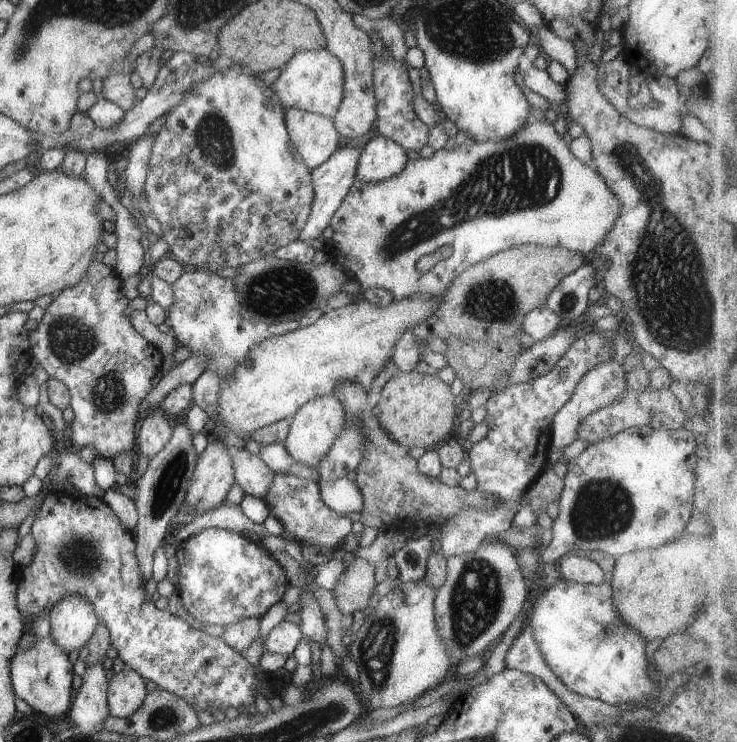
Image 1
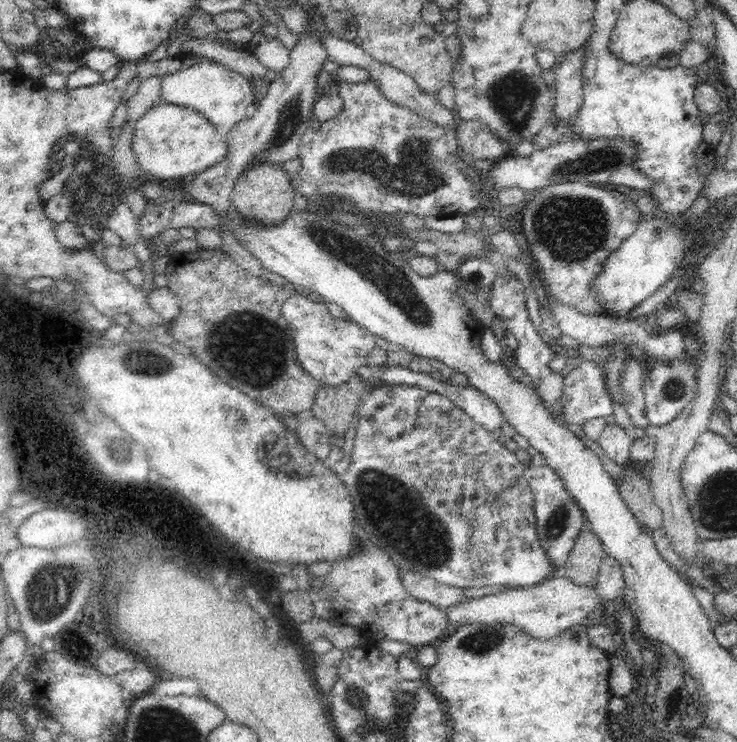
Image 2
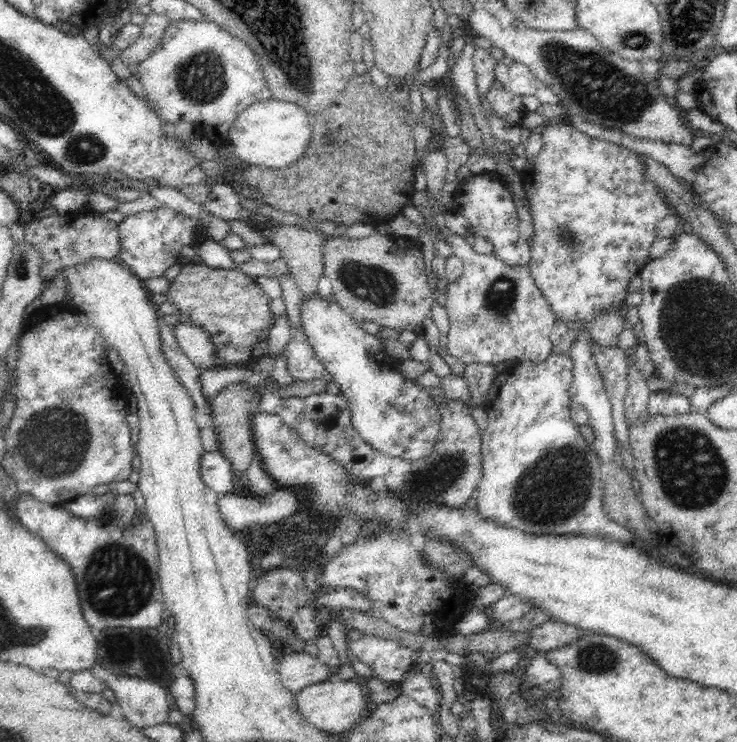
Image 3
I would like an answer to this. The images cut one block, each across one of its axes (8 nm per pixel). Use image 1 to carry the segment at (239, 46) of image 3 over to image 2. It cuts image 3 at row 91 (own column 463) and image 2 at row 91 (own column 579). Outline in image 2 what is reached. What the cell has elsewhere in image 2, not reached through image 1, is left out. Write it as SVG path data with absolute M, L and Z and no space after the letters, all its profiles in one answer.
M204 59L188 68L178 69L161 80L160 98L156 104L174 104L191 109L222 130L229 130L252 114L255 97L250 80L213 59Z

